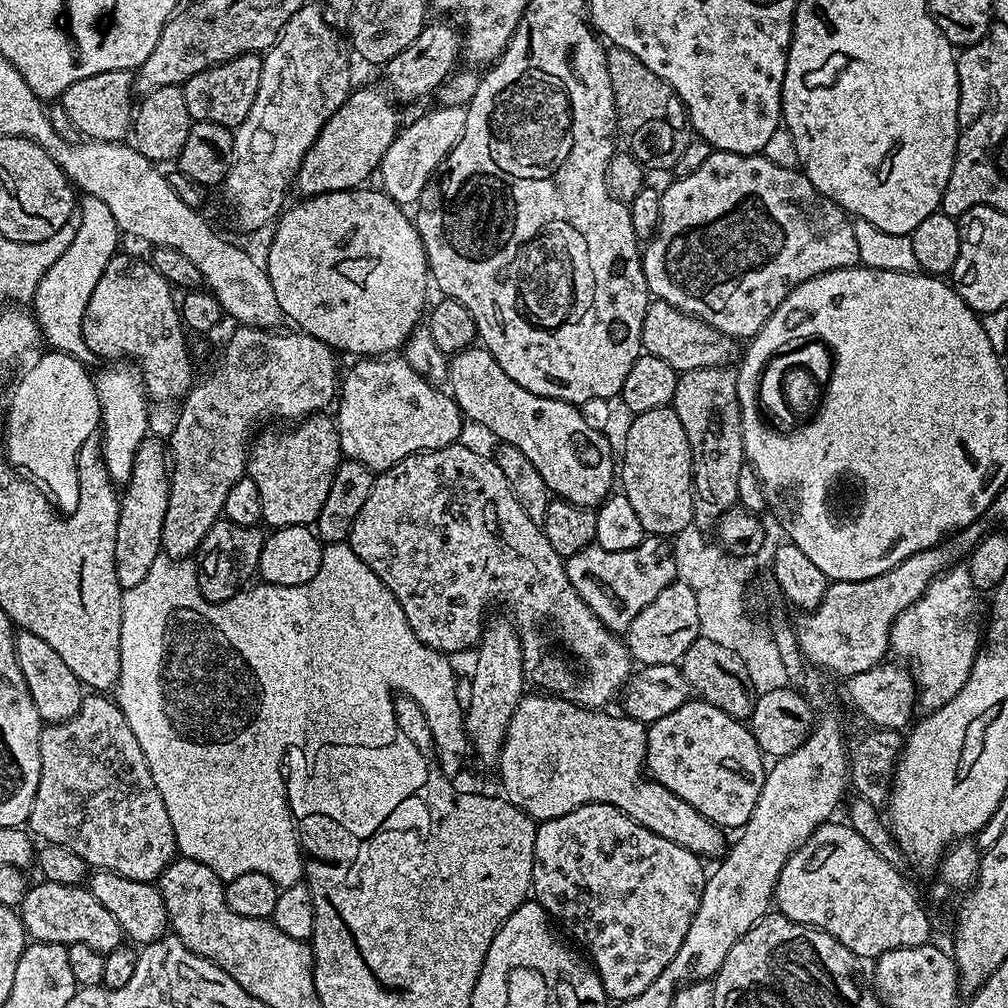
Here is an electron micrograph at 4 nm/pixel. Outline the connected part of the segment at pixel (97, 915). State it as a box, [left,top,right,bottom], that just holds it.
[18,879,122,953]

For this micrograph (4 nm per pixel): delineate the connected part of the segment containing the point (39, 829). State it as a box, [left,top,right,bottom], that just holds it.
[27,695,178,882]

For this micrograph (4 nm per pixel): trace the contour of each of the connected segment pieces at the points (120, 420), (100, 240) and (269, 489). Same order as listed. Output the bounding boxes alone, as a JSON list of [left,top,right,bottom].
[[94,362,150,486],[30,195,118,358],[246,415,342,530]]

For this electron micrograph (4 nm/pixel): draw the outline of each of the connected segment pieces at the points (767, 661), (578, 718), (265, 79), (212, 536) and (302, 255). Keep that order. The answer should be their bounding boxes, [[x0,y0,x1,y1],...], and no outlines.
[[672,524,789,695],[498,694,725,858],[222,2,354,232],[196,518,265,600],[266,186,430,358]]

